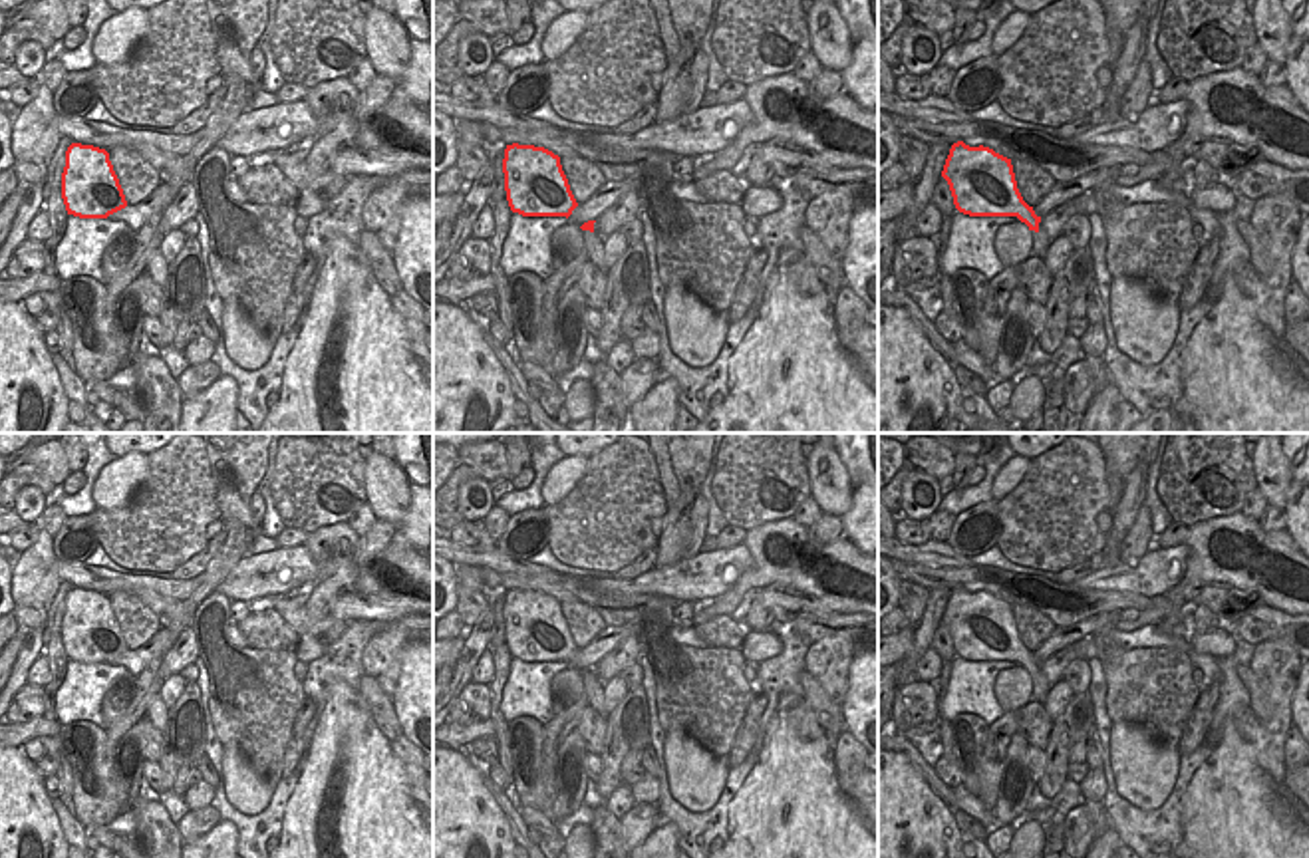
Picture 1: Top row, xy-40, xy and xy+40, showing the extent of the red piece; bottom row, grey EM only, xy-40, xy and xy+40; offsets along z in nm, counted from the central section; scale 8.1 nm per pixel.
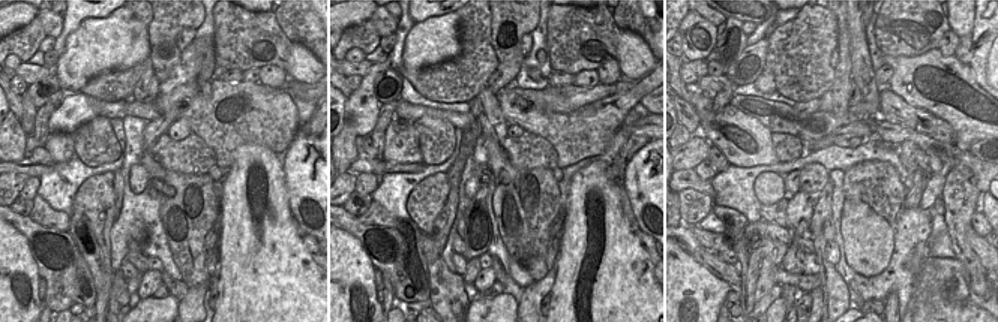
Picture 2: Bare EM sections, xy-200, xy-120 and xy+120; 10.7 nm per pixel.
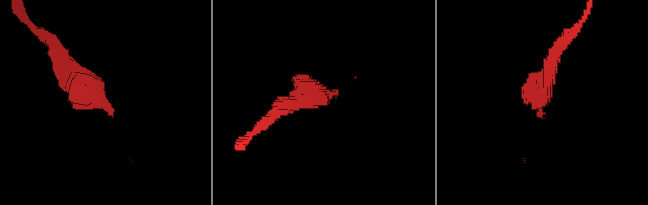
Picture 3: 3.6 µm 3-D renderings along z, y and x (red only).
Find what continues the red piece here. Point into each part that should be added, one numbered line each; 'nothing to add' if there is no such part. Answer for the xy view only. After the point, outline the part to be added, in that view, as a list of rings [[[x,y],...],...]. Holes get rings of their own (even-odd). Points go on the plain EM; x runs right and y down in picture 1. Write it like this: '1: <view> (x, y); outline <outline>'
nothing to add

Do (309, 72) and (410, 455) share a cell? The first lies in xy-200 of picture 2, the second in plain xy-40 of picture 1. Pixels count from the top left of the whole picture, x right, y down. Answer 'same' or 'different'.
different

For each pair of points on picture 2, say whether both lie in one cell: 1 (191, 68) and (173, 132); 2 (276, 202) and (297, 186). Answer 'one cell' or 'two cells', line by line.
1: two cells
2: two cells

